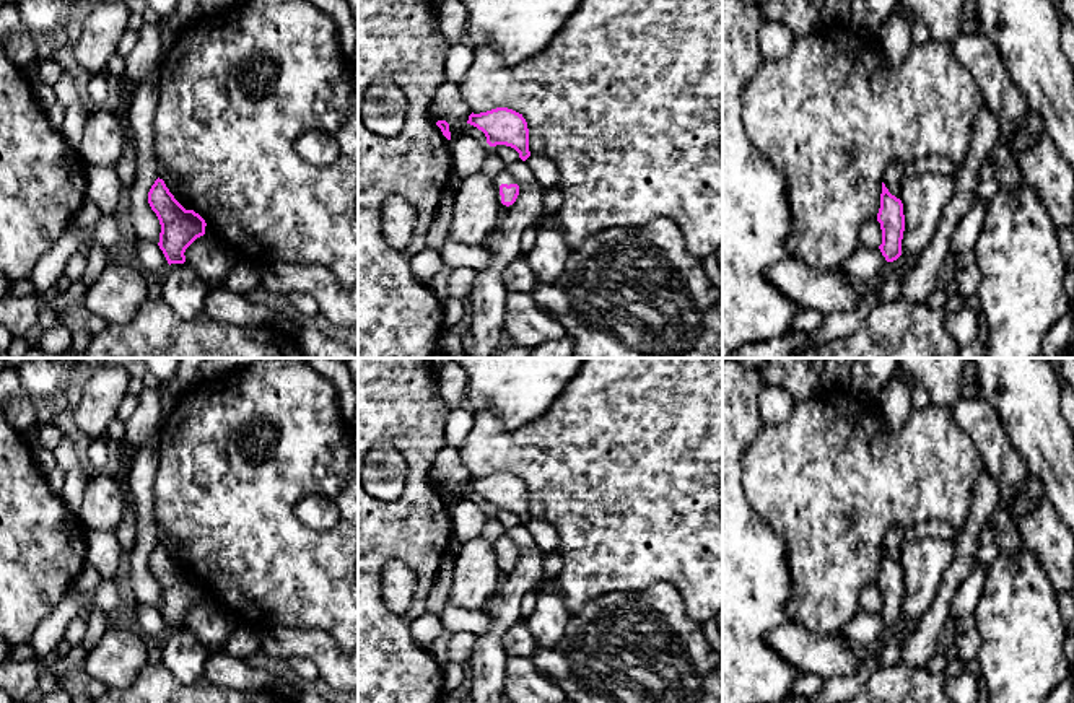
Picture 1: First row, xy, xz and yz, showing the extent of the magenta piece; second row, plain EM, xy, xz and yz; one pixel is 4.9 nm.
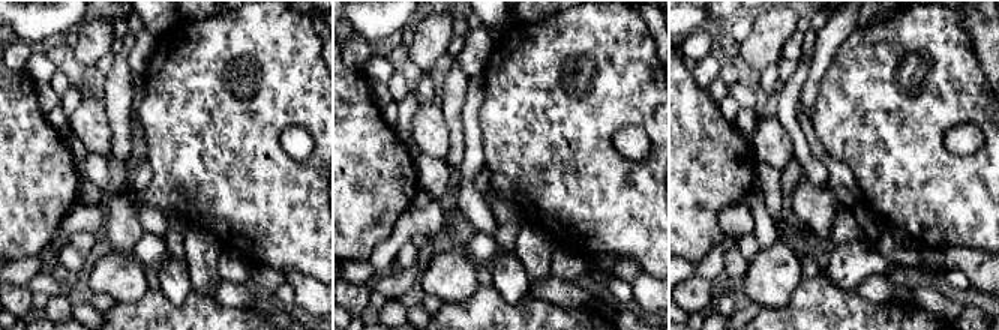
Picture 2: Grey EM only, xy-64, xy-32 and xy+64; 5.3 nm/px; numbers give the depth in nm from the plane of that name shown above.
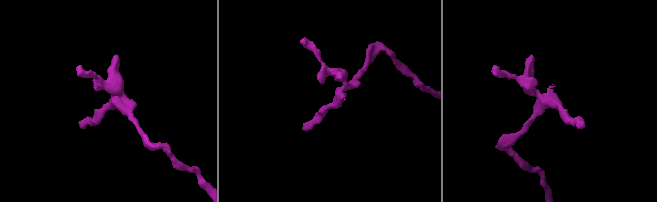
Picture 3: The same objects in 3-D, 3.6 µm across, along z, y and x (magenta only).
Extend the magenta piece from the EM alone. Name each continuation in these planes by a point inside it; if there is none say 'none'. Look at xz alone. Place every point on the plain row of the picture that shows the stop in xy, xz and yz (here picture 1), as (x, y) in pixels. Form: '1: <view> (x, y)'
1: xz (503, 541)

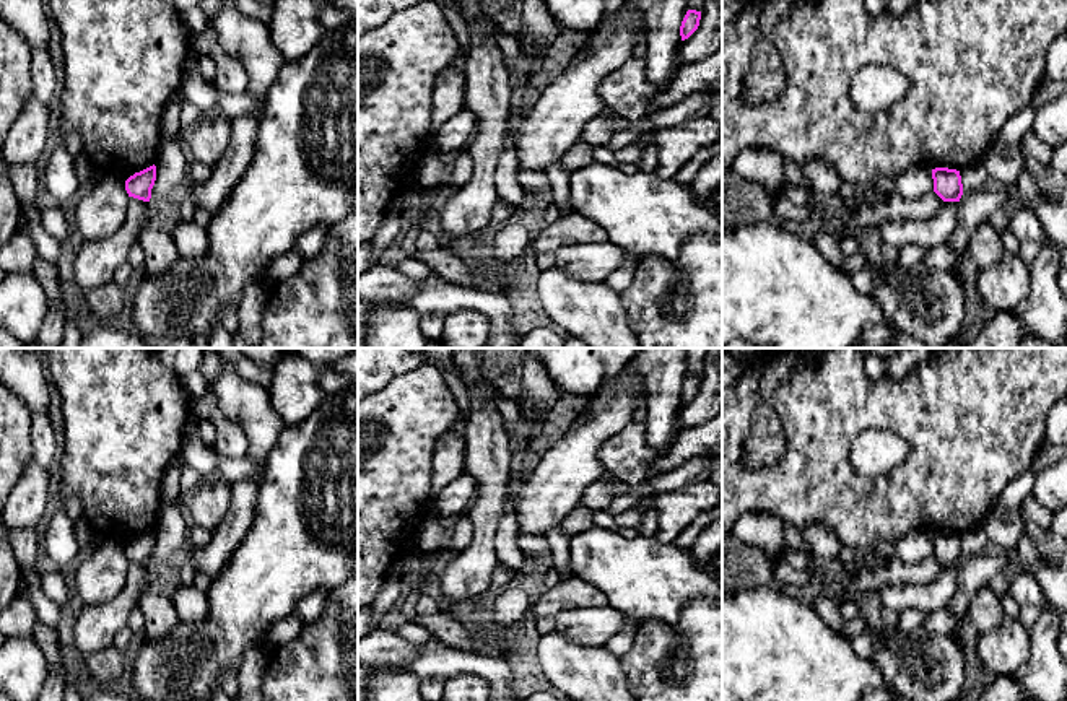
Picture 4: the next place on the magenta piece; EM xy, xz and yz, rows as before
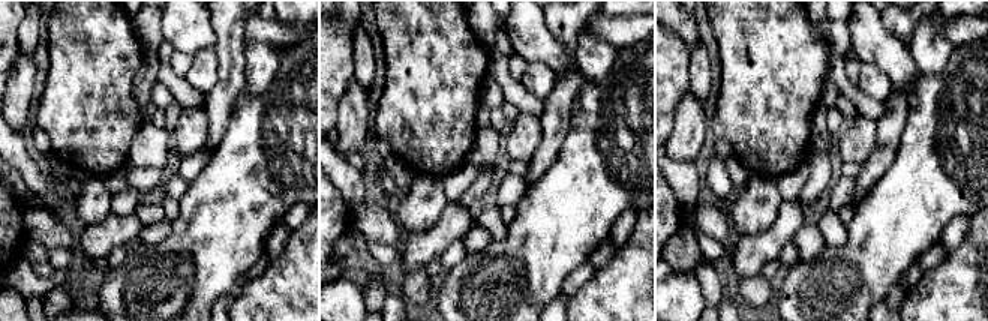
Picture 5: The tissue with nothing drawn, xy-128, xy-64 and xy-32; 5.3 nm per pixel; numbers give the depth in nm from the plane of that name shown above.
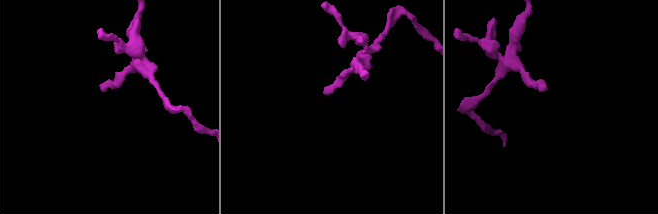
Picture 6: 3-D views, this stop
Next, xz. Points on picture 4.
none

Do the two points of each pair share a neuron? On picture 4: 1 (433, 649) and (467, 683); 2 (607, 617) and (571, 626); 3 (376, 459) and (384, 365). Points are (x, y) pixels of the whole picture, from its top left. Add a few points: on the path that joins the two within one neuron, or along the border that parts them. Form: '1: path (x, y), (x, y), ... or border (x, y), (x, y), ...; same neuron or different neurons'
1: border (446, 679), (456, 674), (477, 674), (488, 683); different neurons
2: path (599, 623), (579, 625); same neuron
3: border (415, 366), (394, 376), (374, 394); different neurons

